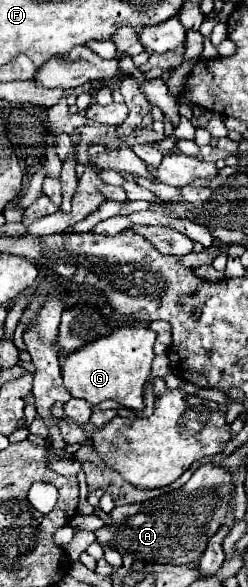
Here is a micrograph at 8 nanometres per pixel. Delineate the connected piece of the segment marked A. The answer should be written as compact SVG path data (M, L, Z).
M203 464L193 472L187 484L167 492L167 496L153 498L151 502L117 506L109 512L111 524L99 528L97 542L119 550L121 556L131 556L141 562L159 564L189 564L199 562L207 540L219 530L229 500L231 500L231 476L217 464Z

